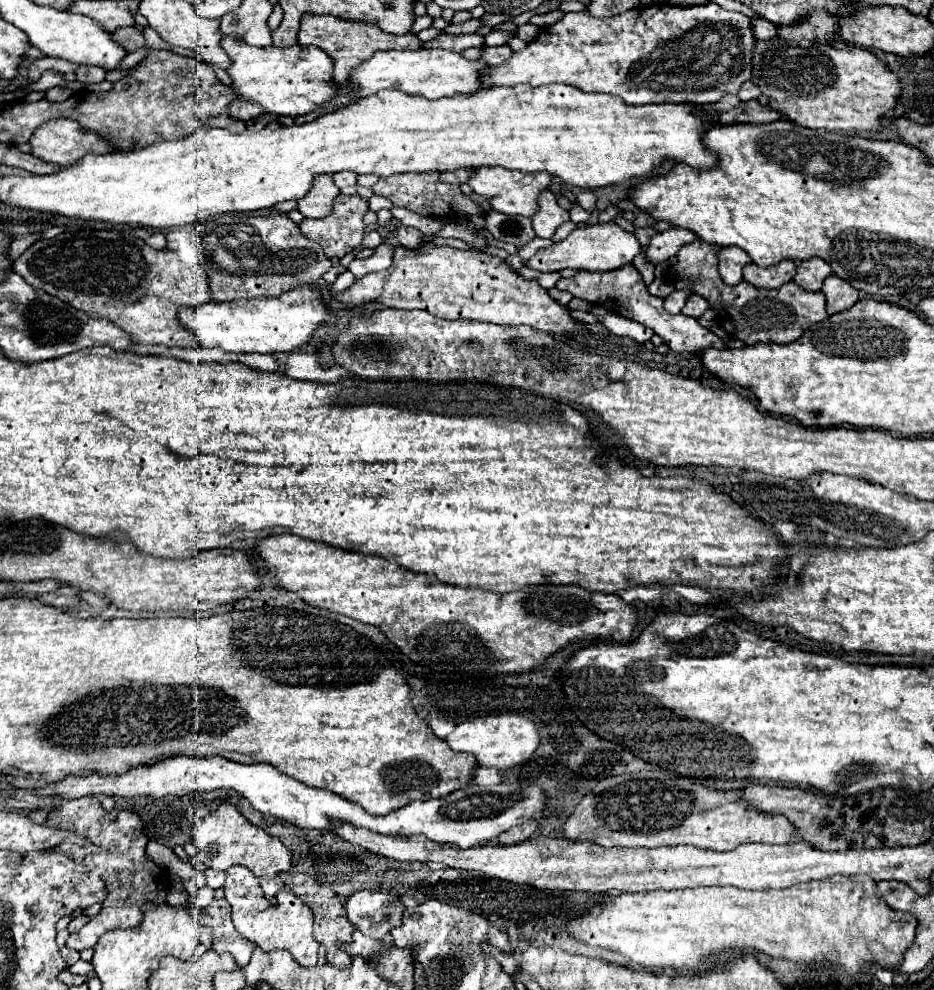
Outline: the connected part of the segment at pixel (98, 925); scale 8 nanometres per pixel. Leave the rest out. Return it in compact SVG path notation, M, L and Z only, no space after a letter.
M86 796L78 800L62 800L48 812L44 824L80 834L90 840L94 850L100 852L90 856L90 868L94 871L94 877L98 876L104 881L107 889L106 900L102 902L102 910L98 912L98 916L90 918L90 922L82 930L70 934L70 938L66 940L68 948L80 952L84 948L92 948L98 938L112 928L136 928L142 922L142 902L166 902L166 874L146 856L148 838L142 832L140 816L132 810L114 808L112 812L104 812L100 810L96 796Z

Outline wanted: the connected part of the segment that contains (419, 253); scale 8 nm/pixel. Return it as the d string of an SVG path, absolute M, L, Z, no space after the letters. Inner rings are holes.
M424 244L420 250L408 250L396 246L392 268L384 272L366 274L362 280L356 280L348 290L336 294L336 300L344 304L382 304L386 308L406 308L406 310L426 310L438 318L446 320L476 320L476 322L494 322L504 326L532 326L534 330L542 330L548 334L586 334L578 320L570 316L570 310L556 300L550 298L548 290L536 284L536 280L524 280L514 268L506 264L506 260L498 256L490 256L478 250L458 250L450 246L434 246Z

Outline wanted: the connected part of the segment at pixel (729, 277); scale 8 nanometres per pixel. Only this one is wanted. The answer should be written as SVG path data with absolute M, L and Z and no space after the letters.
M730 246L730 248L722 248L720 254L718 254L718 268L720 268L720 276L726 284L738 284L742 282L742 268L746 264L750 264L750 256L736 248L736 246Z

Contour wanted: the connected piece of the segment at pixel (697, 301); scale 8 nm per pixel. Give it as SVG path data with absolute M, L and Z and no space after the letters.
M694 294L694 296L690 296L690 300L686 302L686 306L682 308L682 314L692 316L692 318L700 318L708 308L710 308L710 306L708 306L708 300L702 298L702 296L698 296L698 294Z

